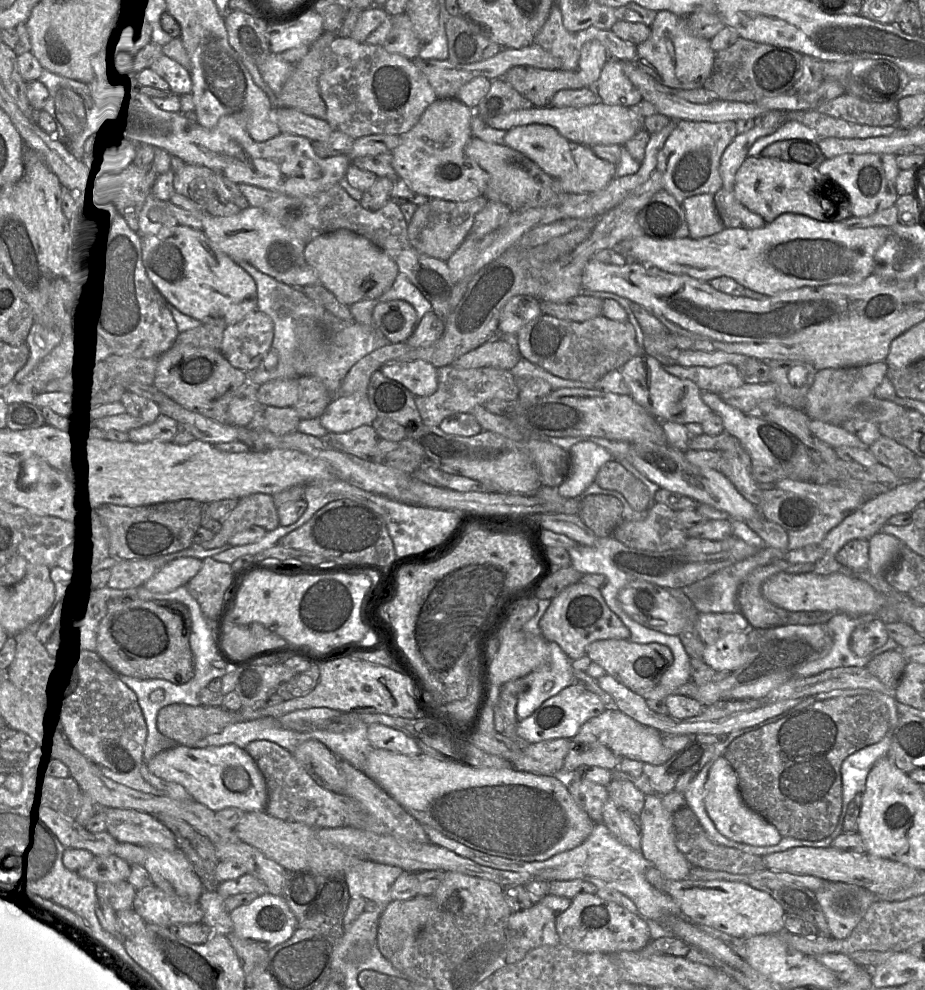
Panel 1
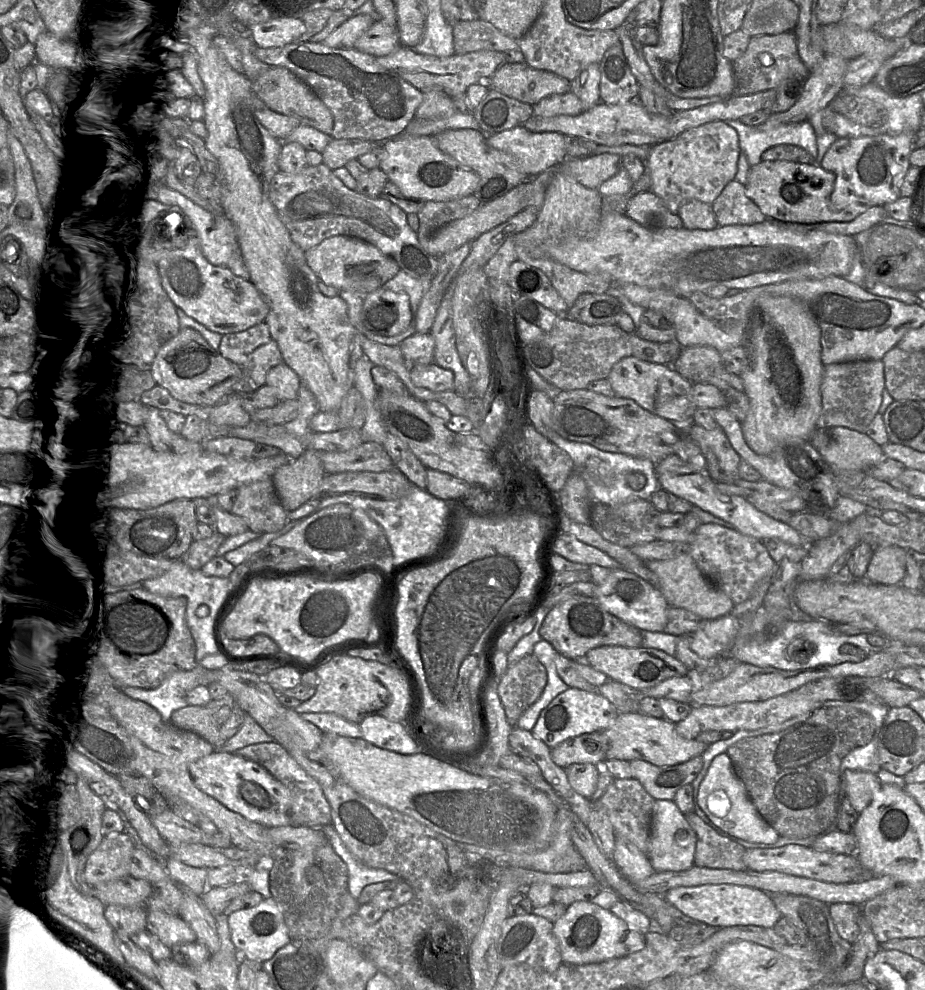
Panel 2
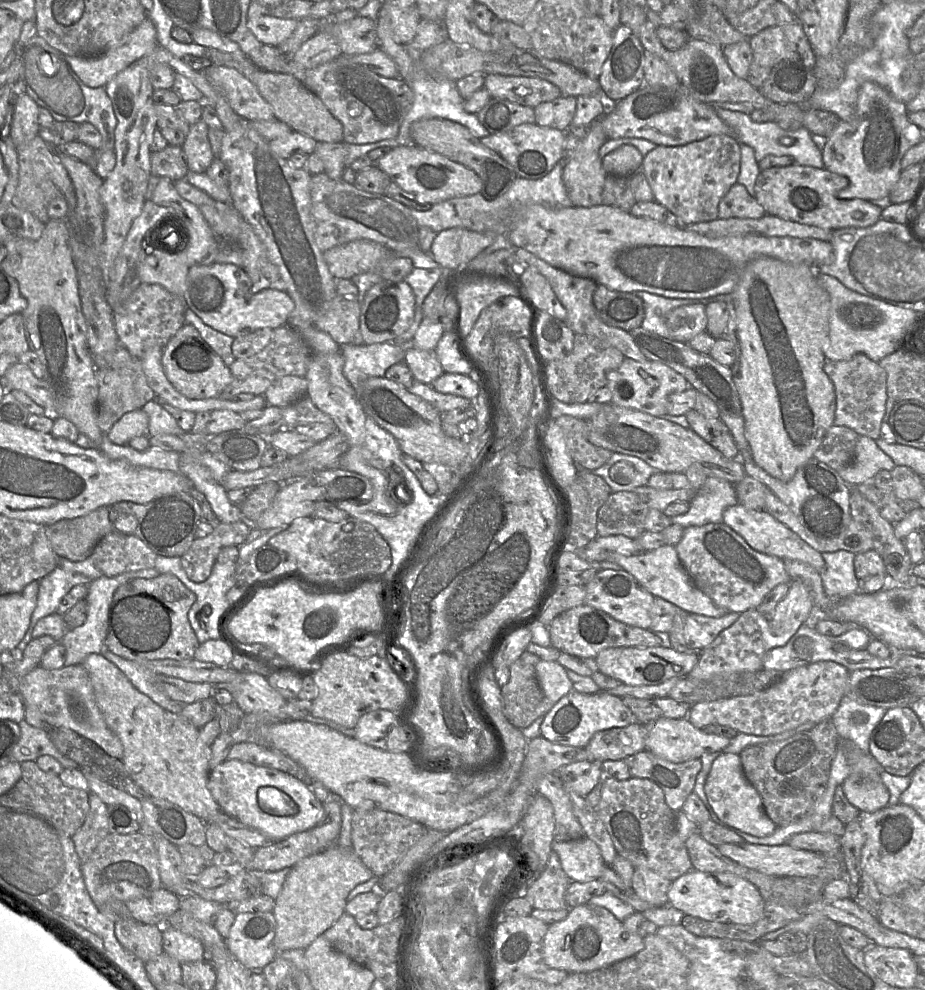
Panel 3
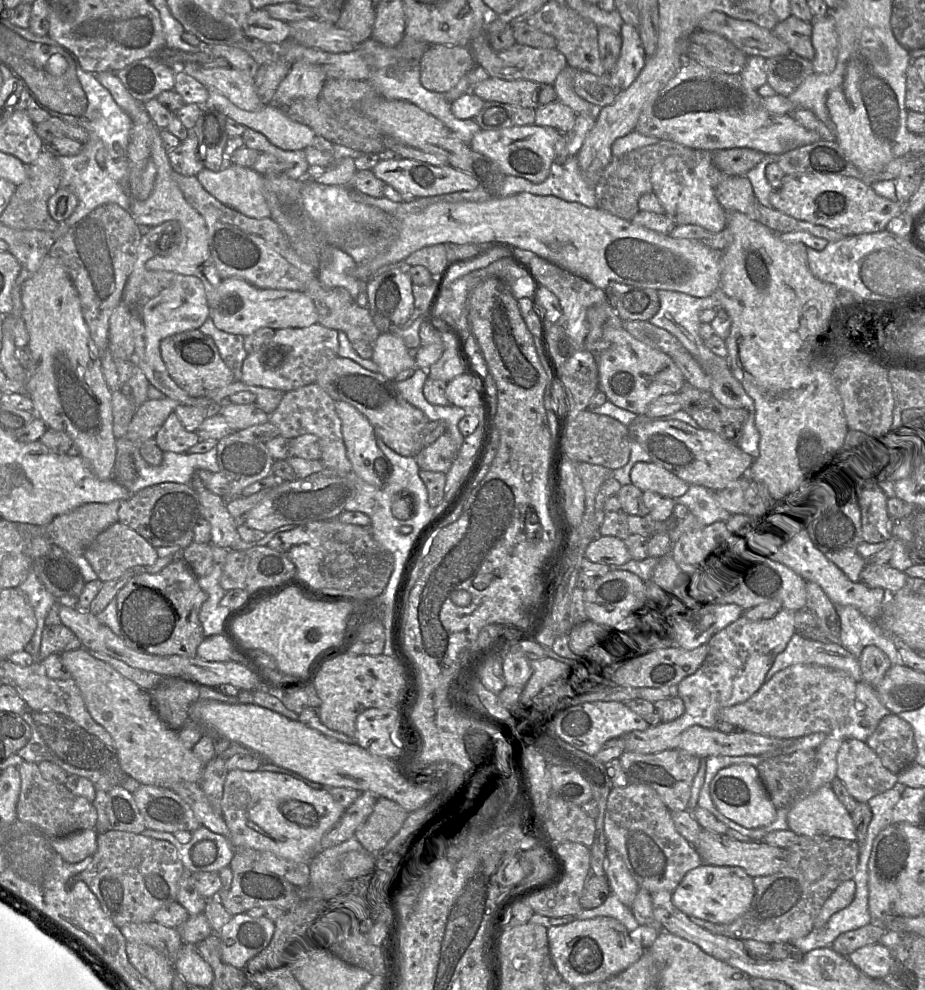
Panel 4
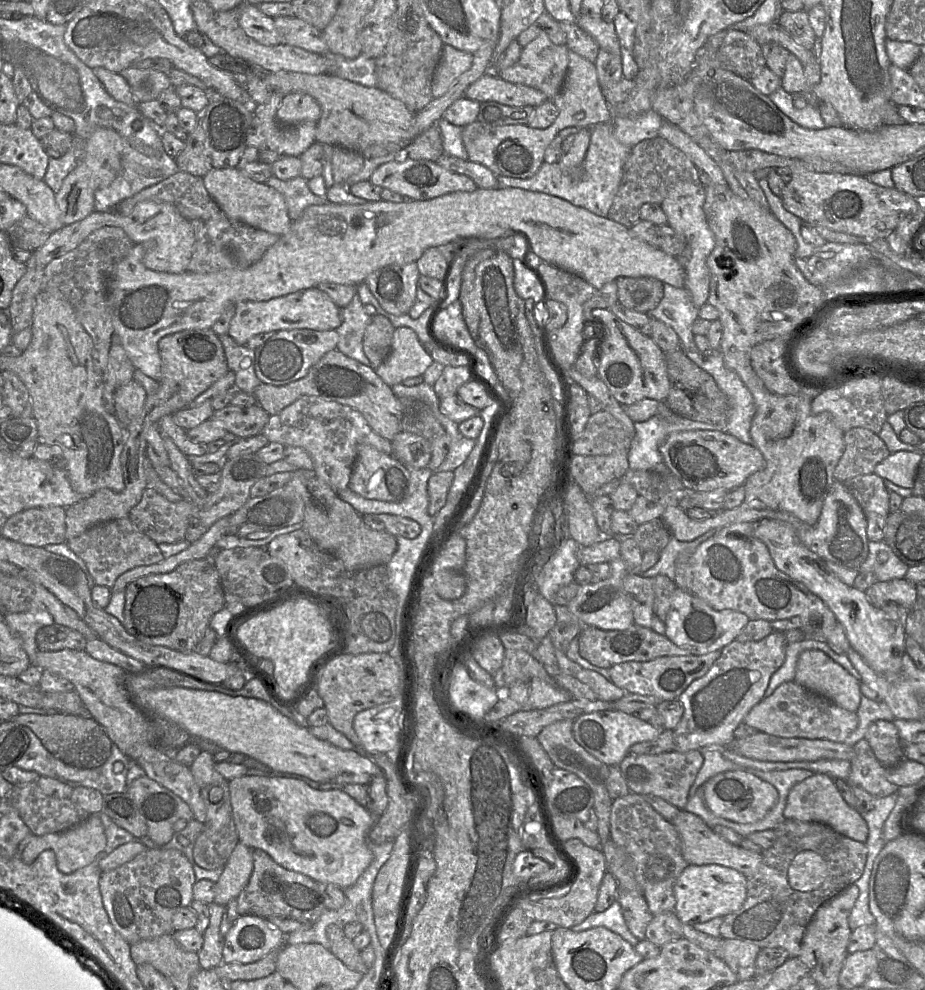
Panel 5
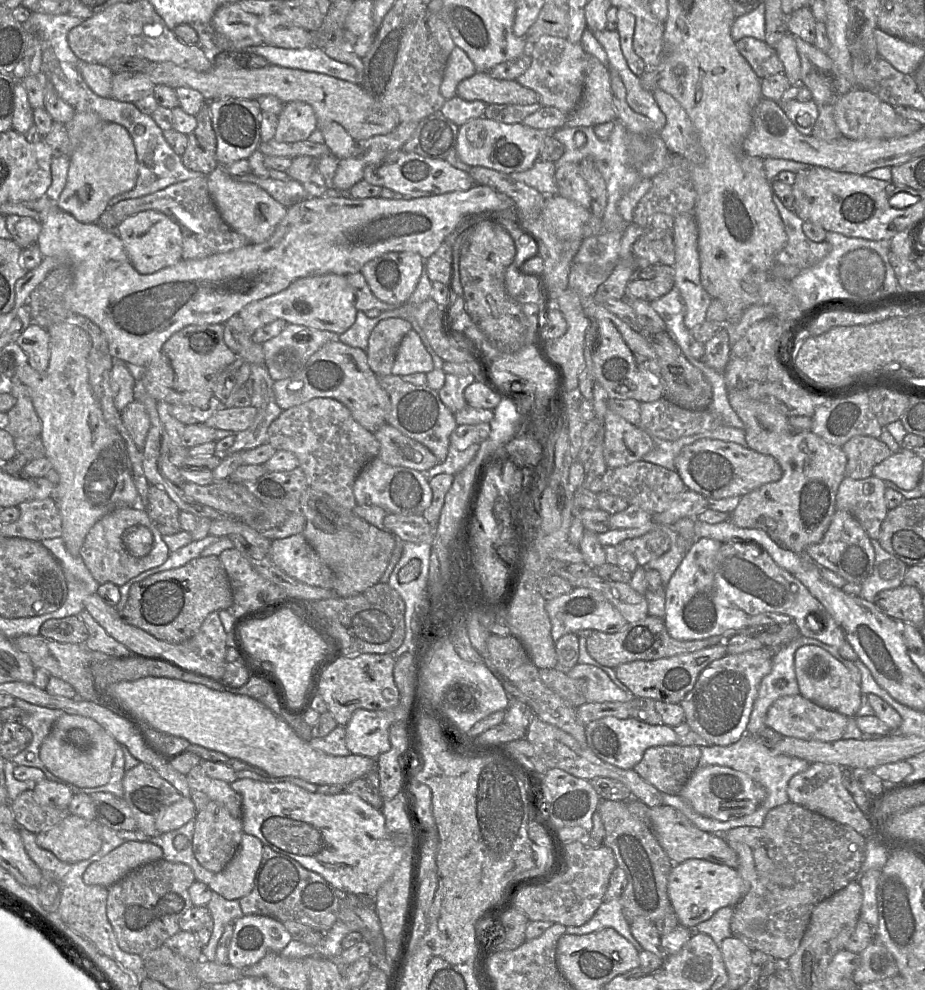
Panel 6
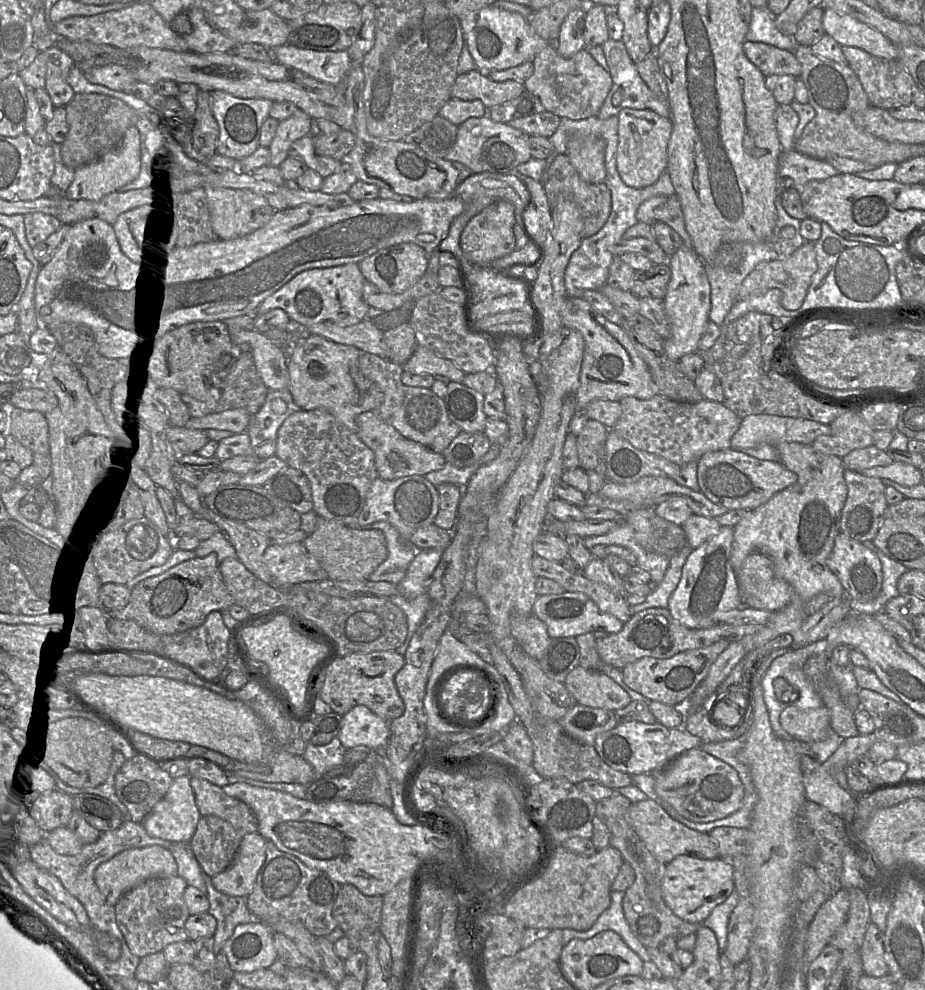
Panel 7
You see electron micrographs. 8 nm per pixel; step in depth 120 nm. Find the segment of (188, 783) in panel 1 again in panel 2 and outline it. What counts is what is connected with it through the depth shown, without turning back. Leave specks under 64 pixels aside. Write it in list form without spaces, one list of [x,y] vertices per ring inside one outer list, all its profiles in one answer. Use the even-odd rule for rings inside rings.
[[[214,750],[212,754],[192,762],[189,765],[189,772],[198,789],[246,819],[259,823],[266,828],[290,825],[289,809],[291,808],[291,795],[289,790],[264,767],[254,761],[235,753]]]

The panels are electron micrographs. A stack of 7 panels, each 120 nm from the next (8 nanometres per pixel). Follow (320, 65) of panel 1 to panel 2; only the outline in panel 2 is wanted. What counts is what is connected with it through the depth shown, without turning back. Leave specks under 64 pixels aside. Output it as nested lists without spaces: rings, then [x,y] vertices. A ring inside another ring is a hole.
[[[269,67],[260,73],[254,80],[251,80],[252,90],[271,110],[278,113],[293,116],[300,120],[302,125],[309,125],[315,129],[331,135],[333,130],[333,116],[330,110],[320,98],[303,81],[296,77],[285,67]]]

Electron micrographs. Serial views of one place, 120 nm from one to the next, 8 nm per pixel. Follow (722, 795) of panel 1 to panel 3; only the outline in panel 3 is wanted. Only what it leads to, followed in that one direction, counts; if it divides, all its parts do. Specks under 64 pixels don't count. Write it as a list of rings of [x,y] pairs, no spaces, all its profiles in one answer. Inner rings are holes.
[[[723,754],[714,760],[704,790],[714,813],[731,827],[756,837],[768,836],[776,830],[776,824],[764,810],[760,794],[745,778],[738,754]]]

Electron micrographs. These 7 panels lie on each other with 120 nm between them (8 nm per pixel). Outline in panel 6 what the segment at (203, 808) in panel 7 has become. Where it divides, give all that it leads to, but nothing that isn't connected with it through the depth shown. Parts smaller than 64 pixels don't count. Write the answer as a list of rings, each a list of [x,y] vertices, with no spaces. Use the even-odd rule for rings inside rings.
[[[200,764],[190,770],[187,781],[197,812],[210,801],[215,801],[222,804],[233,817],[242,818],[242,798],[229,783],[209,777]]]

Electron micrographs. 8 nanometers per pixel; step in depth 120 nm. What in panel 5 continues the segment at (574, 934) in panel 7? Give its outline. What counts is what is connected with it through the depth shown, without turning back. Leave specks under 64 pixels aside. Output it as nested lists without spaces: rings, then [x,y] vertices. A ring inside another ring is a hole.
[[[614,901],[609,908],[602,912],[593,912],[586,917],[580,924],[577,924],[570,929],[575,932],[584,931],[594,927],[606,927],[609,930],[620,935],[628,941],[633,947],[639,942],[629,930],[622,914],[621,905],[618,901]]]

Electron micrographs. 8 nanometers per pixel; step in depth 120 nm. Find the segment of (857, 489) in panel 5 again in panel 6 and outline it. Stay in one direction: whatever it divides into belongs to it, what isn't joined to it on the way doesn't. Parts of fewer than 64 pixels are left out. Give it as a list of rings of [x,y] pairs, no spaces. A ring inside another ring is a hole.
[[[873,475],[859,480],[845,477],[838,488],[836,510],[848,512],[860,523],[870,539],[878,540],[881,525],[889,511],[885,499],[885,490],[884,481]]]

